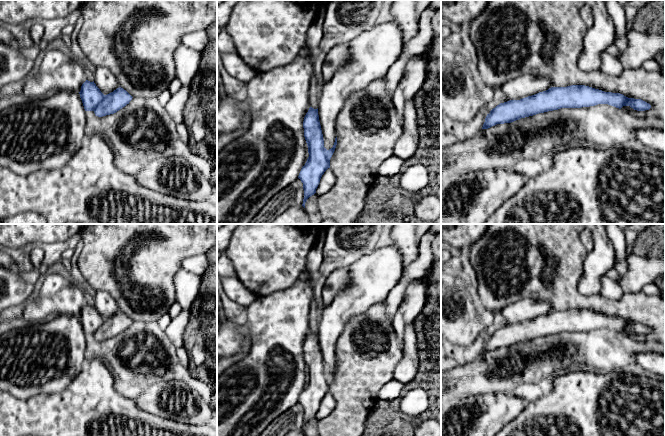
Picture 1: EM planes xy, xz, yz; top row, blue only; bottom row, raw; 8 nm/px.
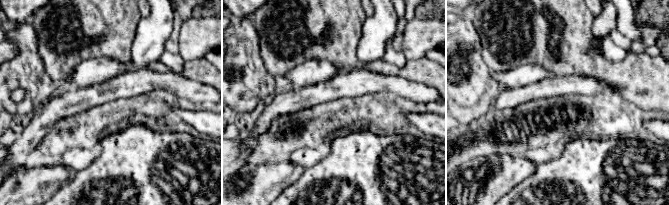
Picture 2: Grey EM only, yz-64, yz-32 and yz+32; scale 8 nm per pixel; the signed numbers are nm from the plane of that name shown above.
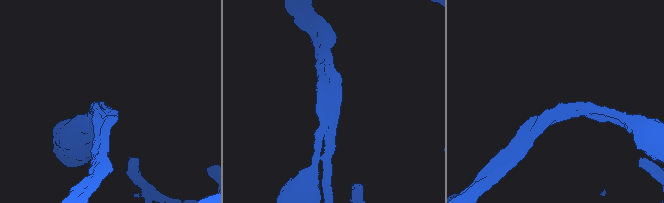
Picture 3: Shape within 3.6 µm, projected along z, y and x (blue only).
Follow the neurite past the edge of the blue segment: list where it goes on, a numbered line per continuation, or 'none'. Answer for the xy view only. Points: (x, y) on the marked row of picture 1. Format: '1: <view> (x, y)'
1: xy (105, 80)

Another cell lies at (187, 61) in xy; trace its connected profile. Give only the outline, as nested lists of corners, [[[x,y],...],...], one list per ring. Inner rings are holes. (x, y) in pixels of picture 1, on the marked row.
[[[184,45],[178,46],[174,53],[176,77],[182,86],[190,86],[200,68],[201,52]]]

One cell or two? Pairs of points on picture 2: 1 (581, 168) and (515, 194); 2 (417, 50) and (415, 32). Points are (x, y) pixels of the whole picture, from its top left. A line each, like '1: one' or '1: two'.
1: one
2: one

